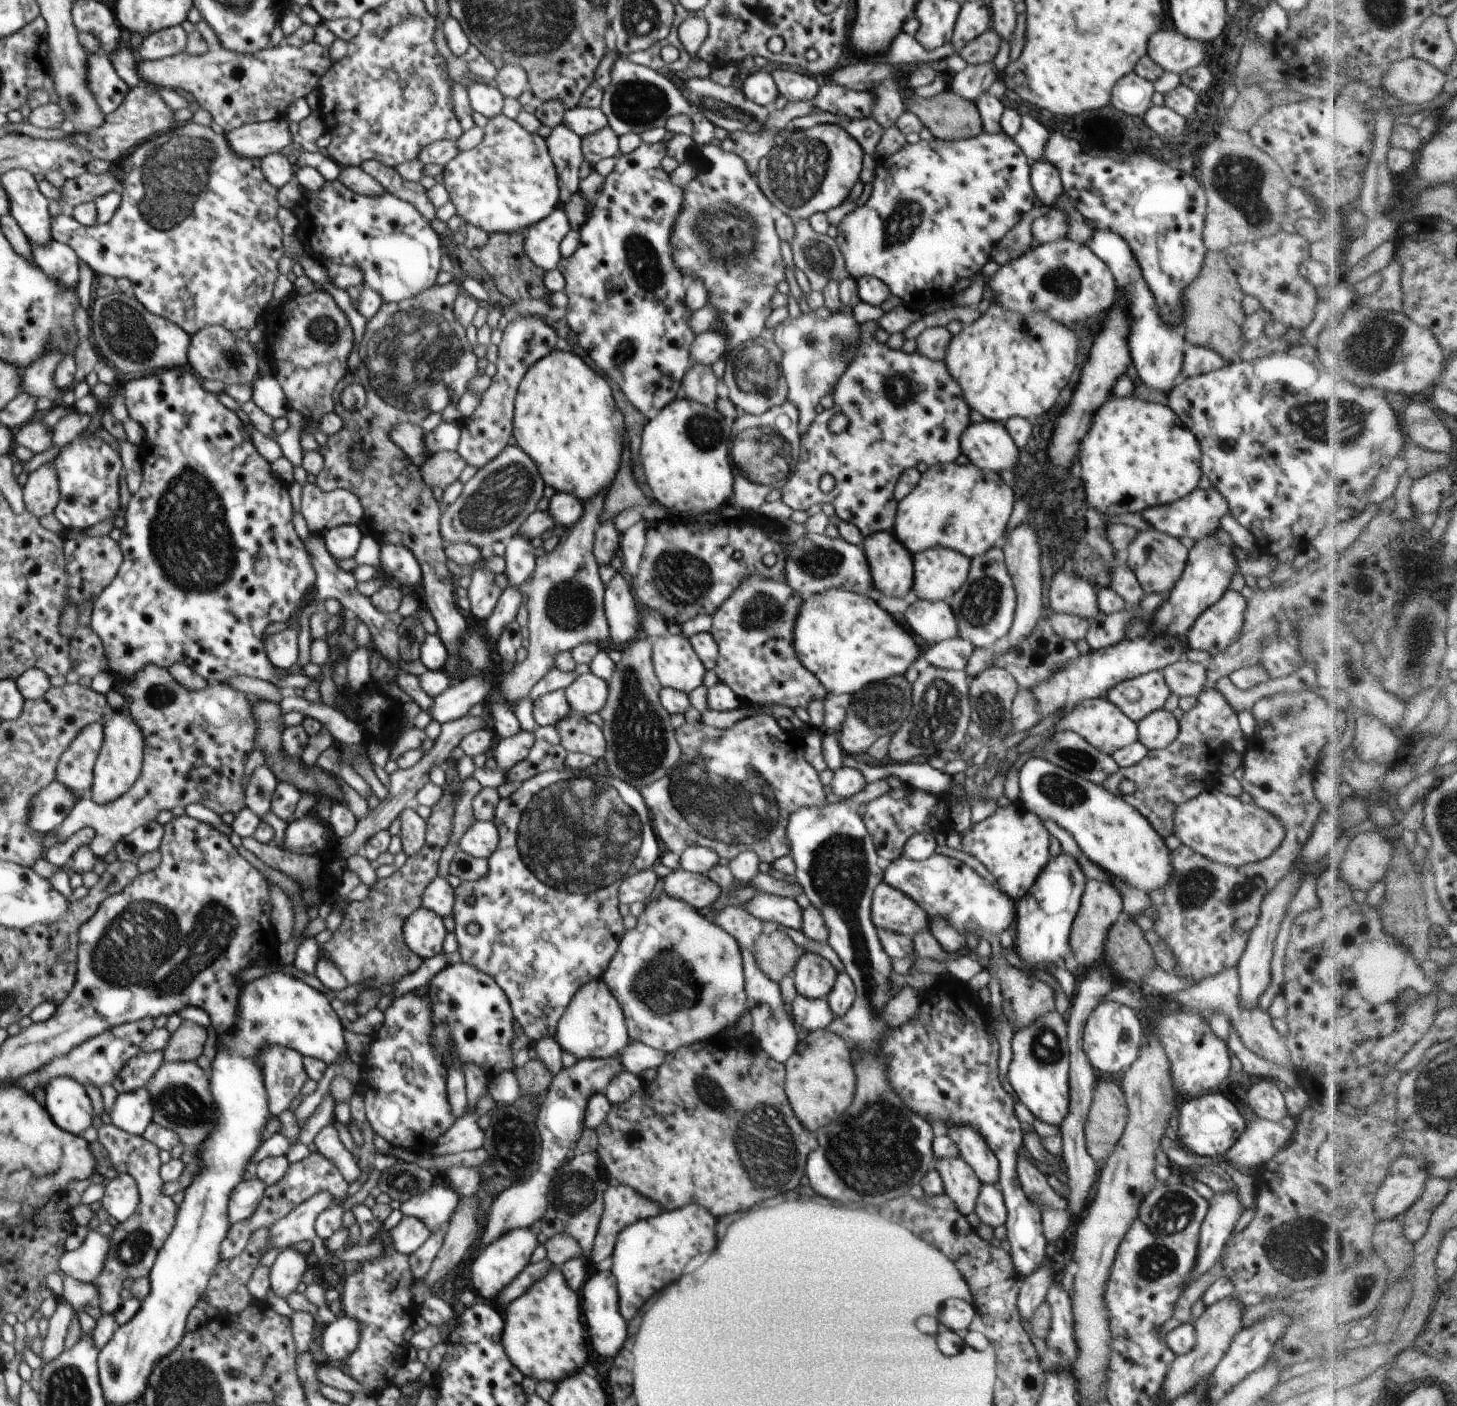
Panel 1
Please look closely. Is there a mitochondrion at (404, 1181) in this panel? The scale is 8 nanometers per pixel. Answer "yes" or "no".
yes

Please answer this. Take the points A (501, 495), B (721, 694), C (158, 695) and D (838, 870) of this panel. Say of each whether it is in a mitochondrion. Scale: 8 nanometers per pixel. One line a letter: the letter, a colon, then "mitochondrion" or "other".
A: mitochondrion
B: other
C: mitochondrion
D: mitochondrion

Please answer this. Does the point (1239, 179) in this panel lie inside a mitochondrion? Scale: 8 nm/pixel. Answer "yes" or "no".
yes

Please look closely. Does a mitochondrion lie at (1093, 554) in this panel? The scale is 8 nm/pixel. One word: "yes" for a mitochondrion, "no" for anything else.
yes

